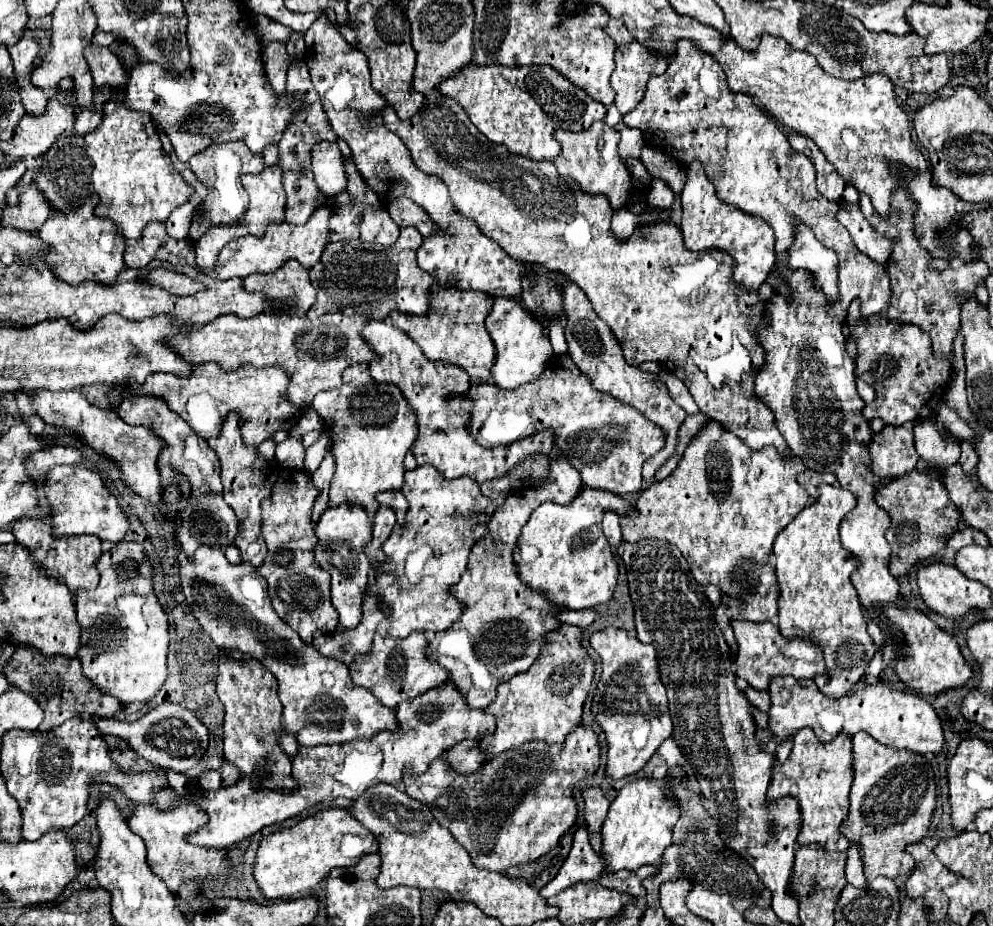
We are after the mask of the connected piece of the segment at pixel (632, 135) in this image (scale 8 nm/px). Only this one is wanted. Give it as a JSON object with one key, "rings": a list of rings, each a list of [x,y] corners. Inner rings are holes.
{"rings":[[[618,122],[616,130],[618,130],[620,136],[622,136],[622,140],[620,140],[620,144],[618,144],[620,156],[622,156],[622,158],[626,158],[626,156],[636,156],[636,158],[638,158],[642,146],[644,146],[642,132],[636,130],[636,128],[628,128],[628,126],[624,126],[622,122]]]}

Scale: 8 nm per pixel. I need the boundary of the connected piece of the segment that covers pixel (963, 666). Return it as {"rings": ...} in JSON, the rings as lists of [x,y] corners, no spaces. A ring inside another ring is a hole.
{"rings":[[[898,606],[888,608],[882,614],[894,622],[894,628],[906,640],[906,658],[896,664],[896,674],[908,686],[908,690],[914,690],[922,696],[932,696],[950,688],[962,688],[974,676],[972,666],[964,660],[958,648],[958,642],[946,630],[936,626],[926,614]]]}

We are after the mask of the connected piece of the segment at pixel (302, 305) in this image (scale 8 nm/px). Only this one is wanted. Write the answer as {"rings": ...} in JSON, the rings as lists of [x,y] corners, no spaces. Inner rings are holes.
{"rings":[[[286,260],[276,272],[250,274],[244,278],[244,288],[276,298],[280,310],[286,314],[294,312],[306,316],[316,300],[316,290],[308,278],[308,270],[296,260]]]}

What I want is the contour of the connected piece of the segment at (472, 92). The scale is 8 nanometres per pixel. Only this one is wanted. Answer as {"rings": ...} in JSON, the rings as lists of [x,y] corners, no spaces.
{"rings":[[[466,66],[438,84],[444,96],[454,98],[468,114],[472,124],[492,142],[508,146],[510,152],[530,160],[552,160],[560,152],[554,140],[558,128],[582,132],[592,122],[602,120],[606,106],[592,100],[582,88],[572,84],[552,66]]]}

